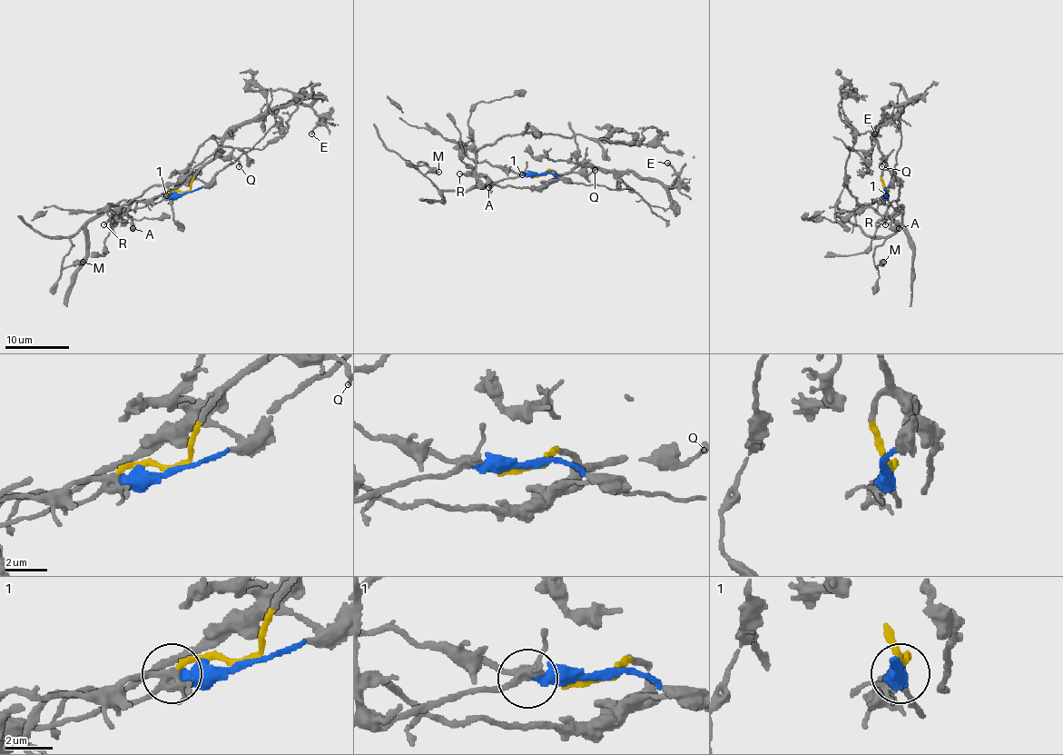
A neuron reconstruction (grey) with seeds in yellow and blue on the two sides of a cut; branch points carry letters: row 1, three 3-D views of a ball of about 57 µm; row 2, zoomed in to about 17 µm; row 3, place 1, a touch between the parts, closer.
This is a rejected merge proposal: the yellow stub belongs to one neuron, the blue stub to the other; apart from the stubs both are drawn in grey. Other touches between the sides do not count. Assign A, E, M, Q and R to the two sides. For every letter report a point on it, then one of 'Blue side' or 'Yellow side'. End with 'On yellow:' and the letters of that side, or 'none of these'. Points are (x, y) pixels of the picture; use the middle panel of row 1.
A: Place: (488, 187). Blue side
E: Place: (667, 163). Yellow side
M: Place: (438, 172). Blue side
Q: Place: (595, 170). Yellow side
R: Place: (459, 173). Yellow side
On yellow: E, Q, R

